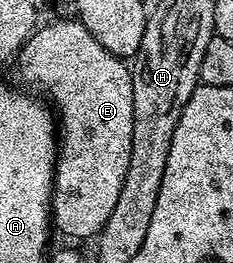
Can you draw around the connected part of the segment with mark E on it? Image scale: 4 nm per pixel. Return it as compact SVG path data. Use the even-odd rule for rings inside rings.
M77 18L43 22L16 56L18 75L30 87L39 87L52 104L60 128L54 165L54 197L52 223L70 239L90 239L99 236L112 209L119 200L132 152L133 77L127 60L118 59Z

